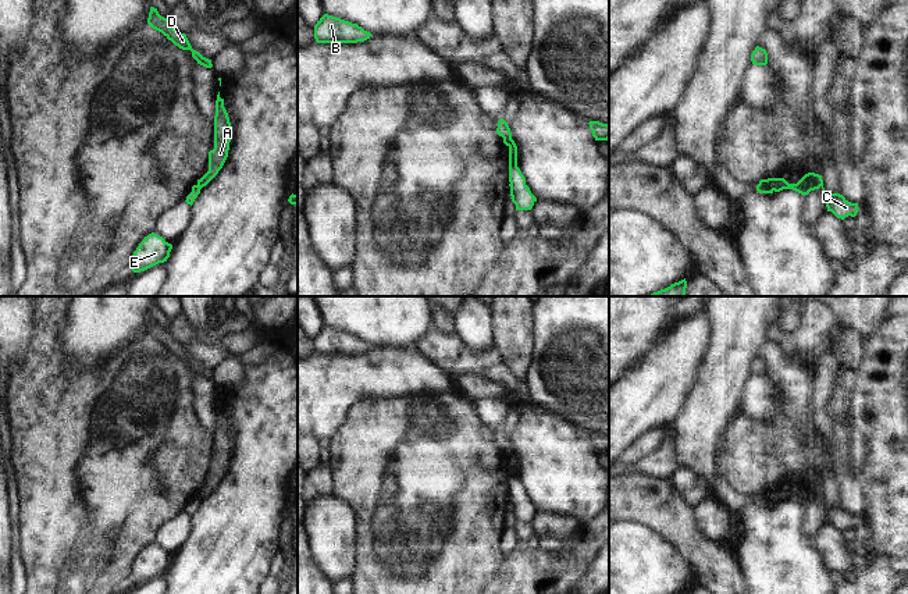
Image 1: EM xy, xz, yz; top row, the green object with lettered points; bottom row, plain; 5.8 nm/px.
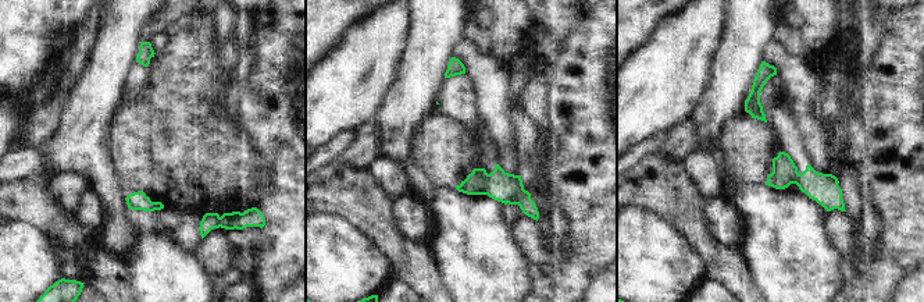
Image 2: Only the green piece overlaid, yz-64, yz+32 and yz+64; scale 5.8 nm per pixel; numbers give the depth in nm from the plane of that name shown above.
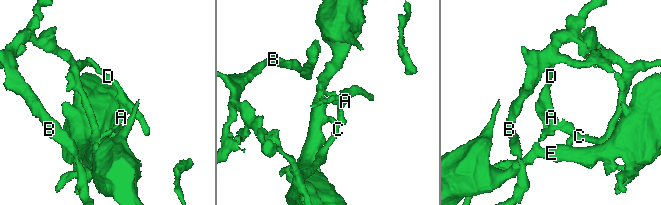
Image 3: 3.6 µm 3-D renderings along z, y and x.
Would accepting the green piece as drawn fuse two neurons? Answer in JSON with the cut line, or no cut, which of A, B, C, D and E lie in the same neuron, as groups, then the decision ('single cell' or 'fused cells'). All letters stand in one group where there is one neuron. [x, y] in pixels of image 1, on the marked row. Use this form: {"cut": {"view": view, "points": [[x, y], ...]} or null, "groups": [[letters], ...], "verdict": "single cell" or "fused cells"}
{"cut": {"view": "xz", "points": [[512, 139], [508, 145]]}, "groups": [["A", "B", "C", "D"], ["E"]], "verdict": "fused cells"}

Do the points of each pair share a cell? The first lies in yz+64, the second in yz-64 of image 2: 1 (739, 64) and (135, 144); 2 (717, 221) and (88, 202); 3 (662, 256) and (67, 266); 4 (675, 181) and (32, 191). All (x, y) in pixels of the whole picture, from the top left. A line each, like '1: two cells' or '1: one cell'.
1: two cells
2: one cell
3: two cells
4: one cell

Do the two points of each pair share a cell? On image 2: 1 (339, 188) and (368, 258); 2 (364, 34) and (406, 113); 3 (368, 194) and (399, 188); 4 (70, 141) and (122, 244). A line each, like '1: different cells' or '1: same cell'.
1: different cells
2: different cells
3: different cells
4: same cell

